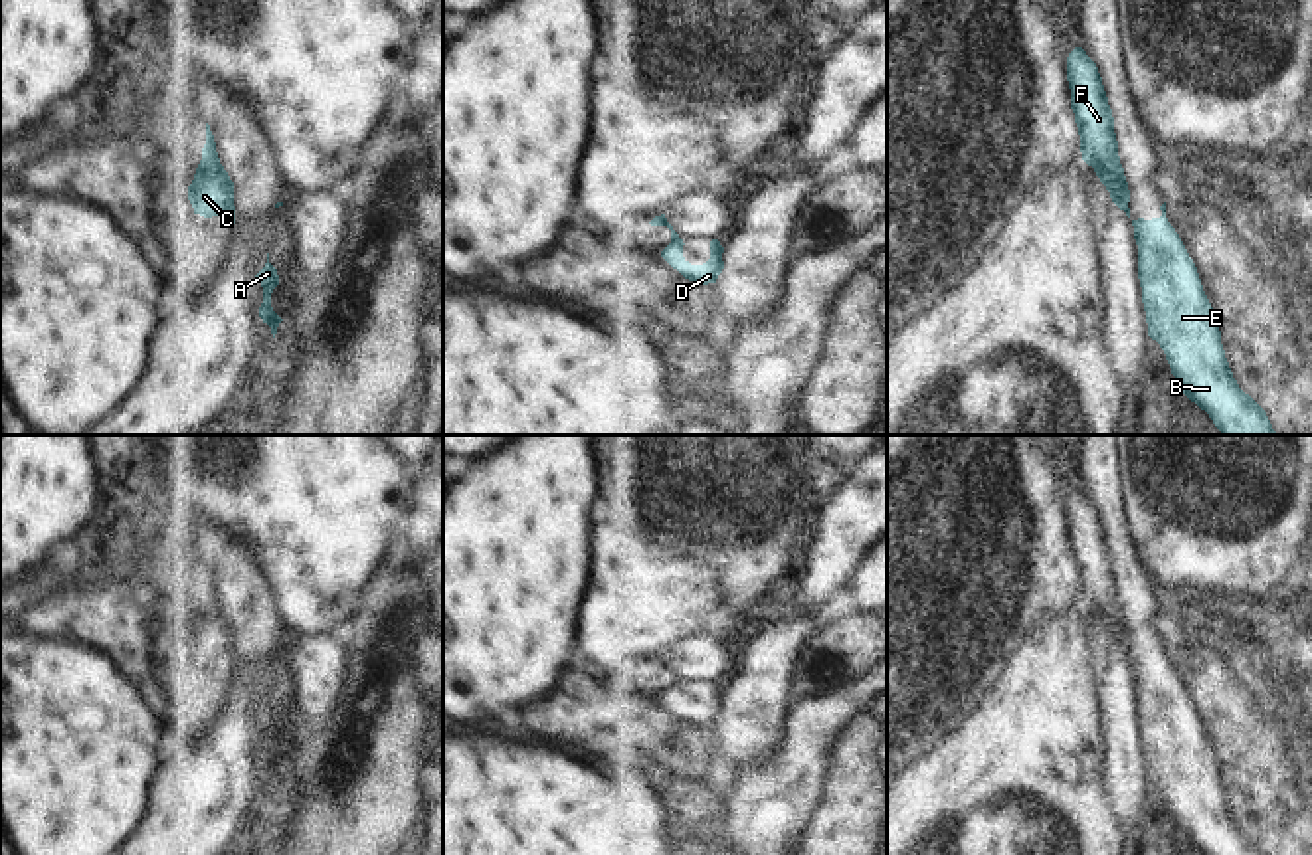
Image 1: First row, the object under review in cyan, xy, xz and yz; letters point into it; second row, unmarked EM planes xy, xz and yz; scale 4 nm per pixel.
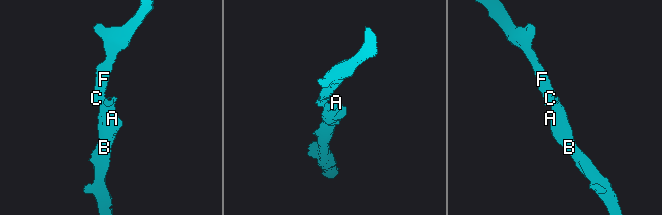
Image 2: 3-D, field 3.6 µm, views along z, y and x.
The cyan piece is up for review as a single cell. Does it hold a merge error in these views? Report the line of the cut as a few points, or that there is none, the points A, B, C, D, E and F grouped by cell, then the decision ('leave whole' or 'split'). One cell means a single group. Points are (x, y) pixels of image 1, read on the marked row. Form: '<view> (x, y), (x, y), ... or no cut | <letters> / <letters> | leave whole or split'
xz (677, 236), (671, 242) | A B D E / C F | split

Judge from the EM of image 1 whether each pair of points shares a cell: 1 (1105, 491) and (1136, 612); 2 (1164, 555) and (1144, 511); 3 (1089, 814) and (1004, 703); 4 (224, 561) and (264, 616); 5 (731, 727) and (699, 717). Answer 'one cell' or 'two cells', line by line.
1: one cell
2: one cell
3: one cell
4: one cell
5: two cells

